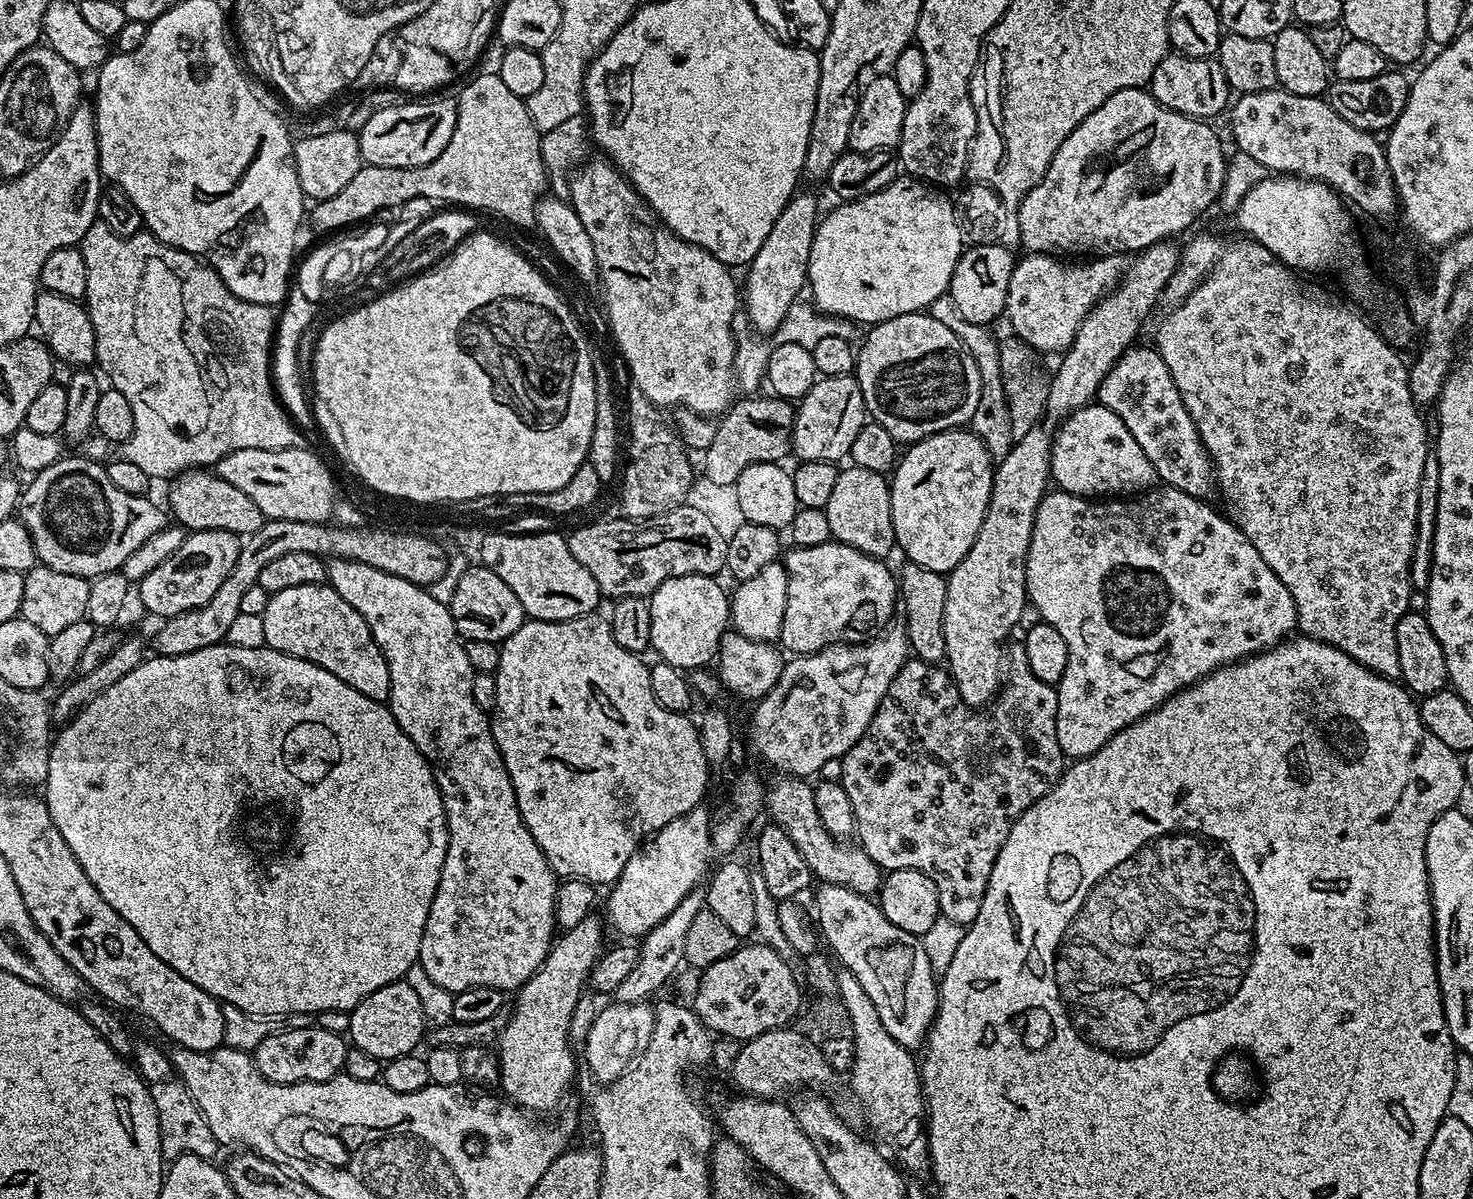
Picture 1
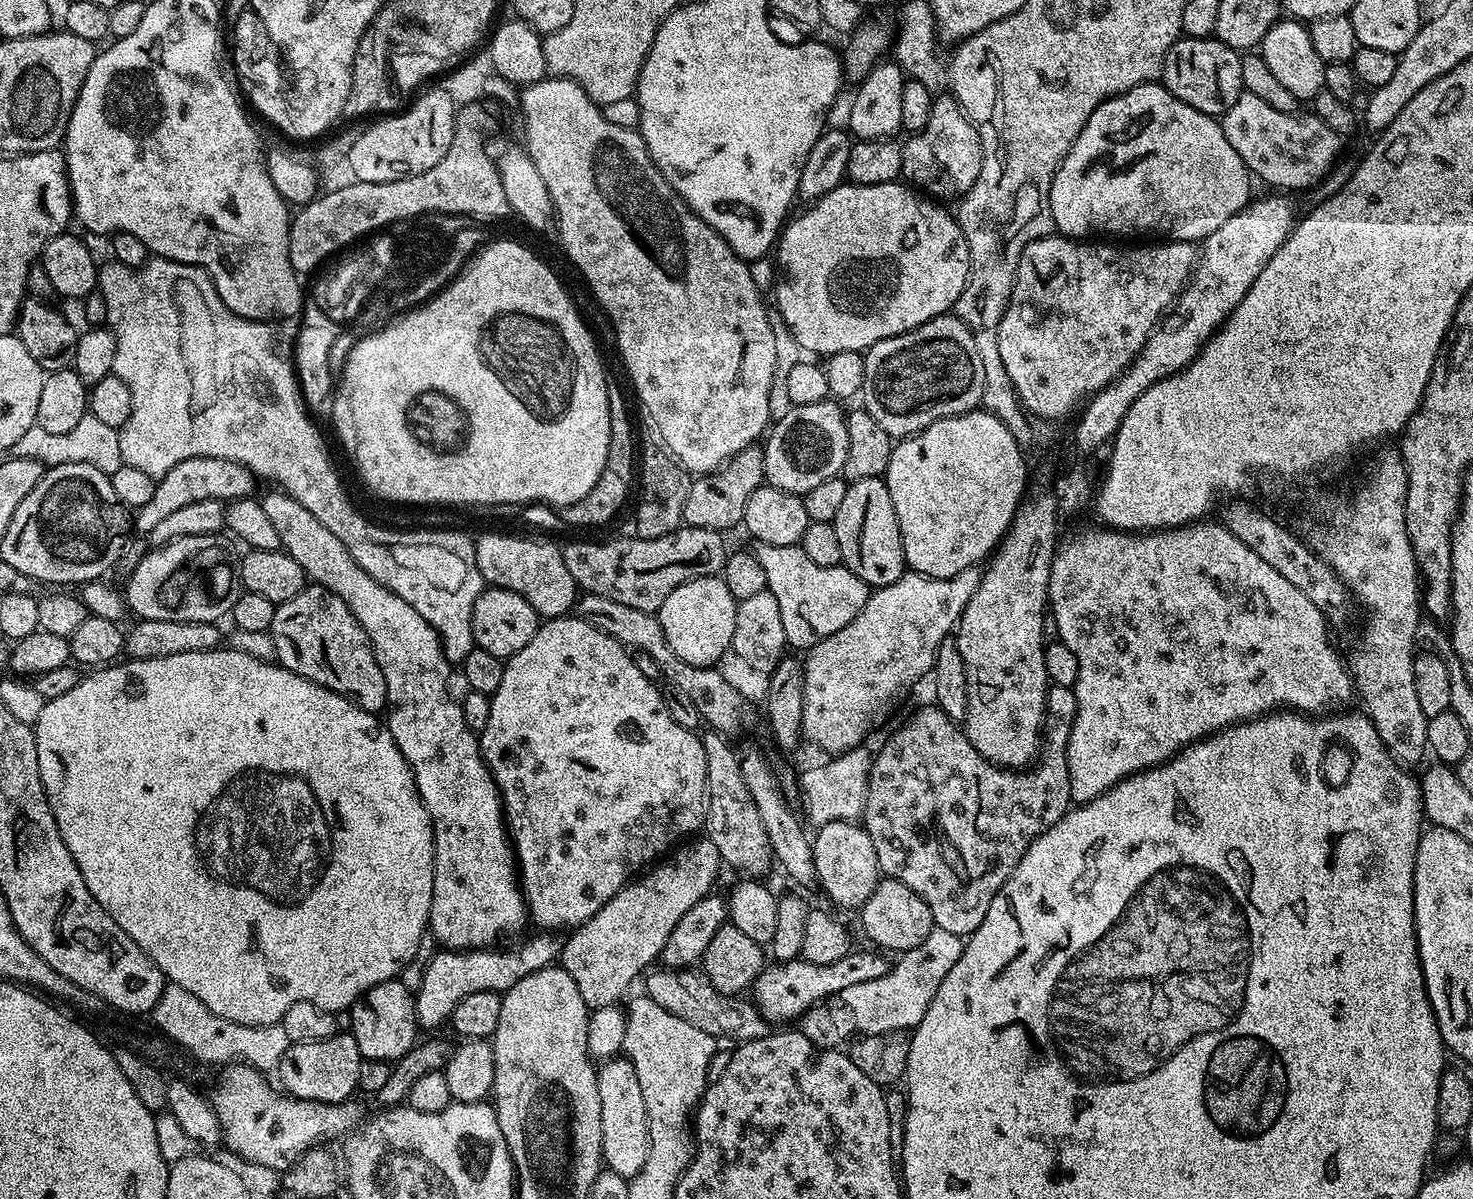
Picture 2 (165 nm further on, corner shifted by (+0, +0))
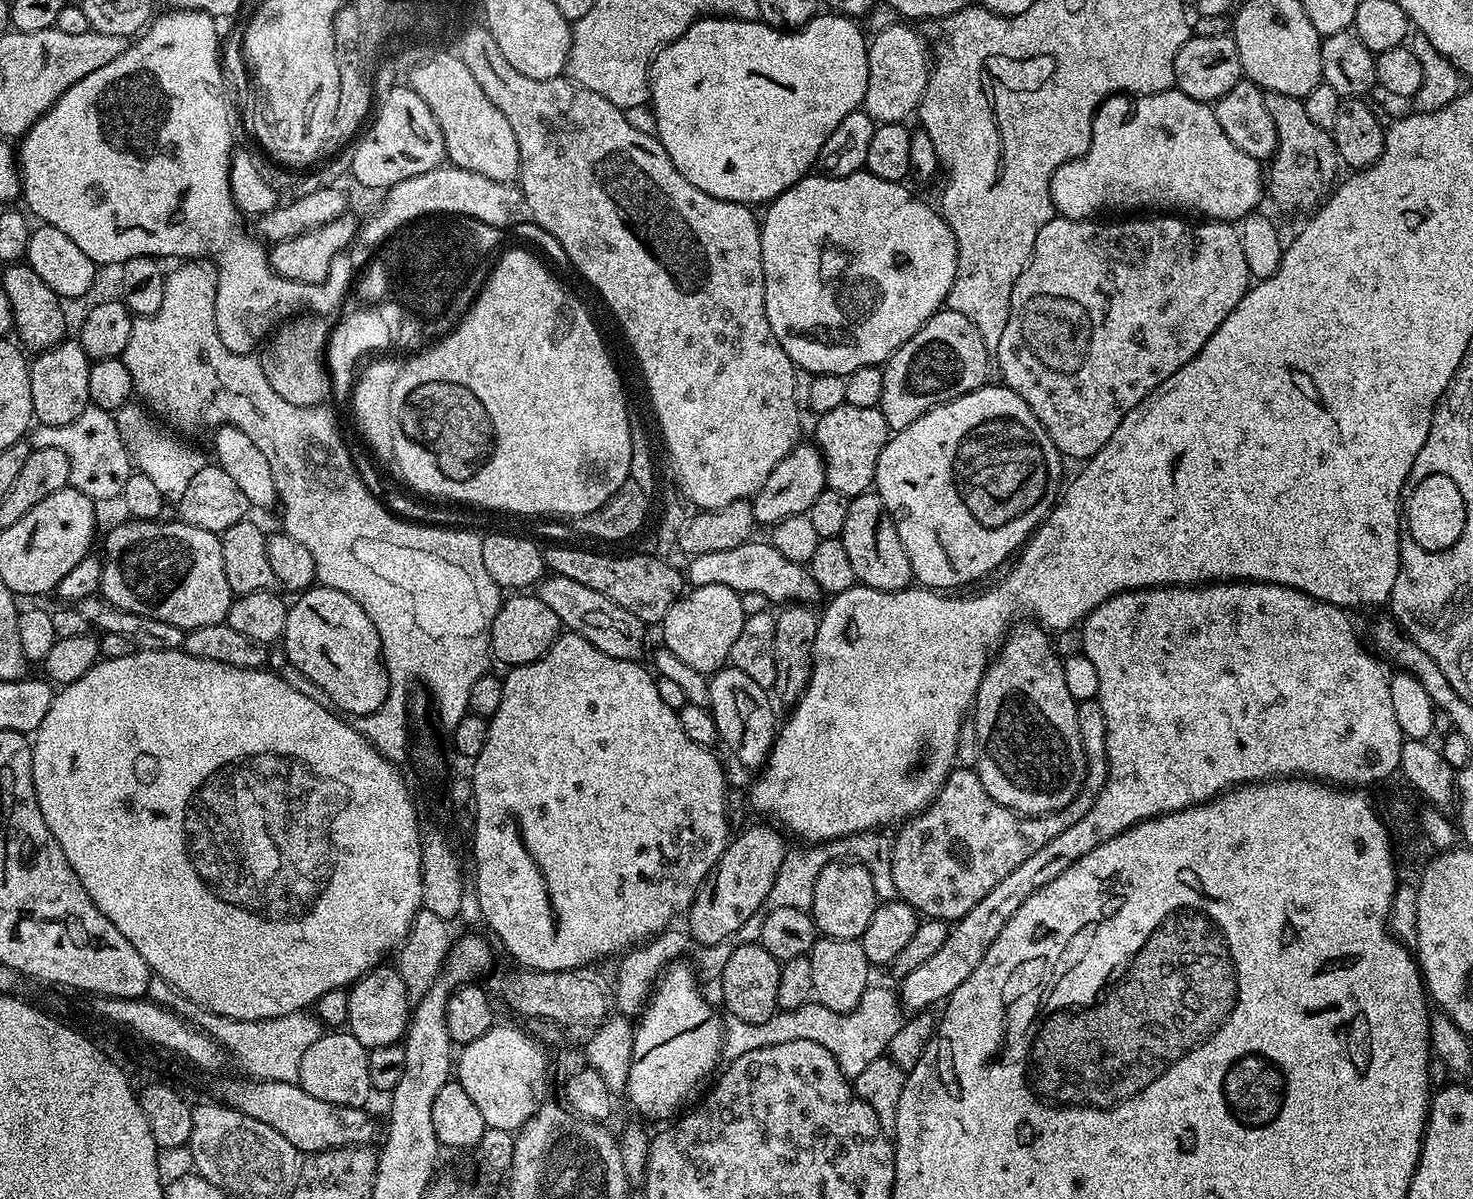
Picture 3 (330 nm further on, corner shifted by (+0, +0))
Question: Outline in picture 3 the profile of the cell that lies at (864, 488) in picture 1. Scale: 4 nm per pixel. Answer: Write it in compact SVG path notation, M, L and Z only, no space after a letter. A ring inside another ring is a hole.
M875 490L851 497L850 511L846 514L846 526L842 526L842 534L838 539L842 546L846 546L846 554L850 557L850 563L854 565L857 581L865 584L867 588L897 592L913 583L914 577L906 546L902 546L902 538L898 538L898 530L882 498Z

